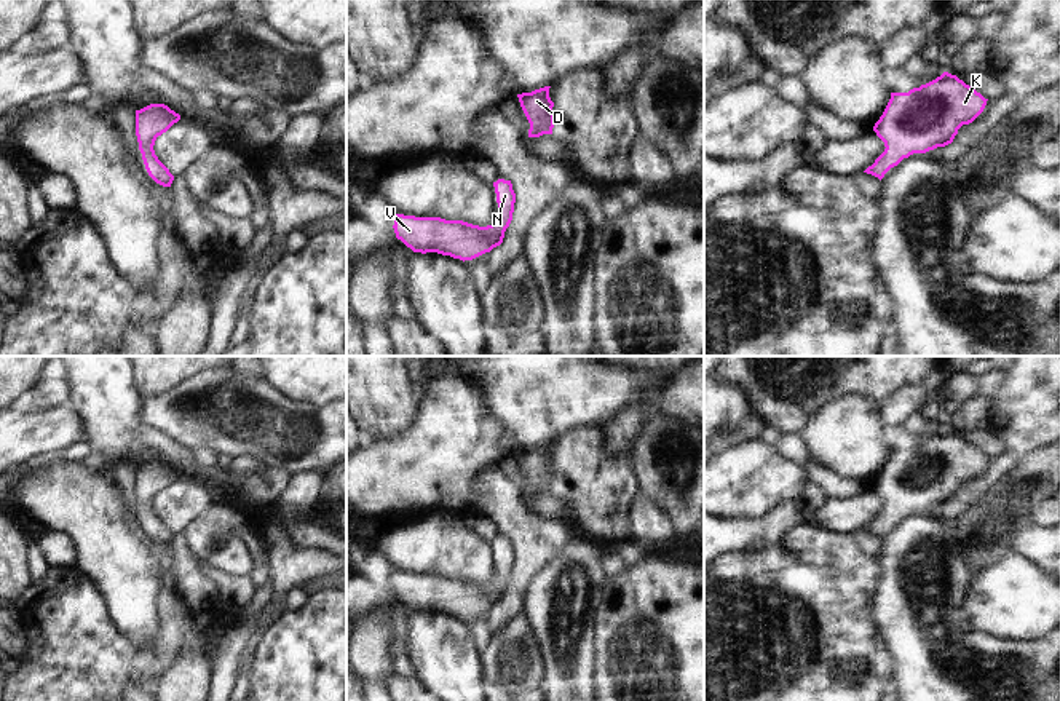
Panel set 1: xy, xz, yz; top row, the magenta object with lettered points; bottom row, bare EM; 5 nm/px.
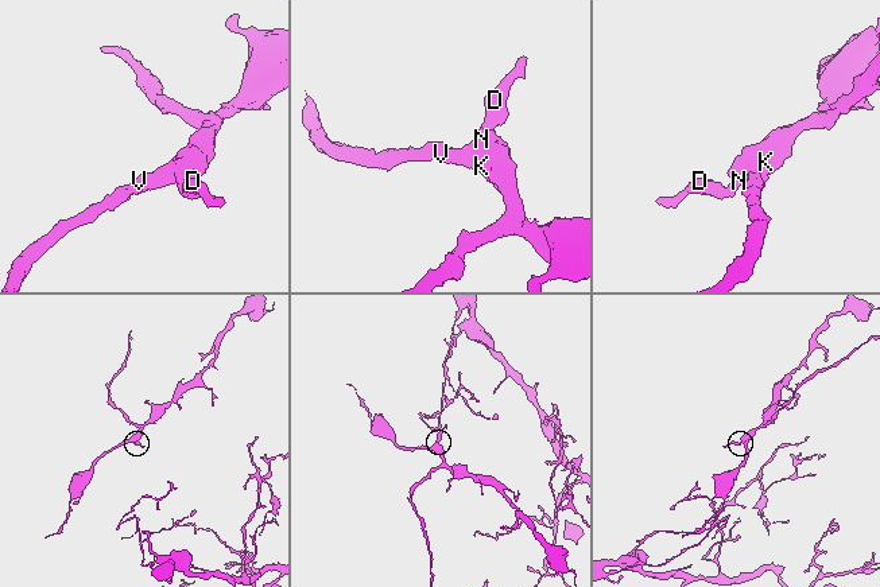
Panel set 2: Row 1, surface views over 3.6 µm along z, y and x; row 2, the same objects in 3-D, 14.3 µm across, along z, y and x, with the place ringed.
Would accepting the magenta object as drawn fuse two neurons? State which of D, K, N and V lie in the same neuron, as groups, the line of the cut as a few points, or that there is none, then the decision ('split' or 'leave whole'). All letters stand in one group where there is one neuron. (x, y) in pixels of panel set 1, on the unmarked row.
D K N V | no cut | leave whole

